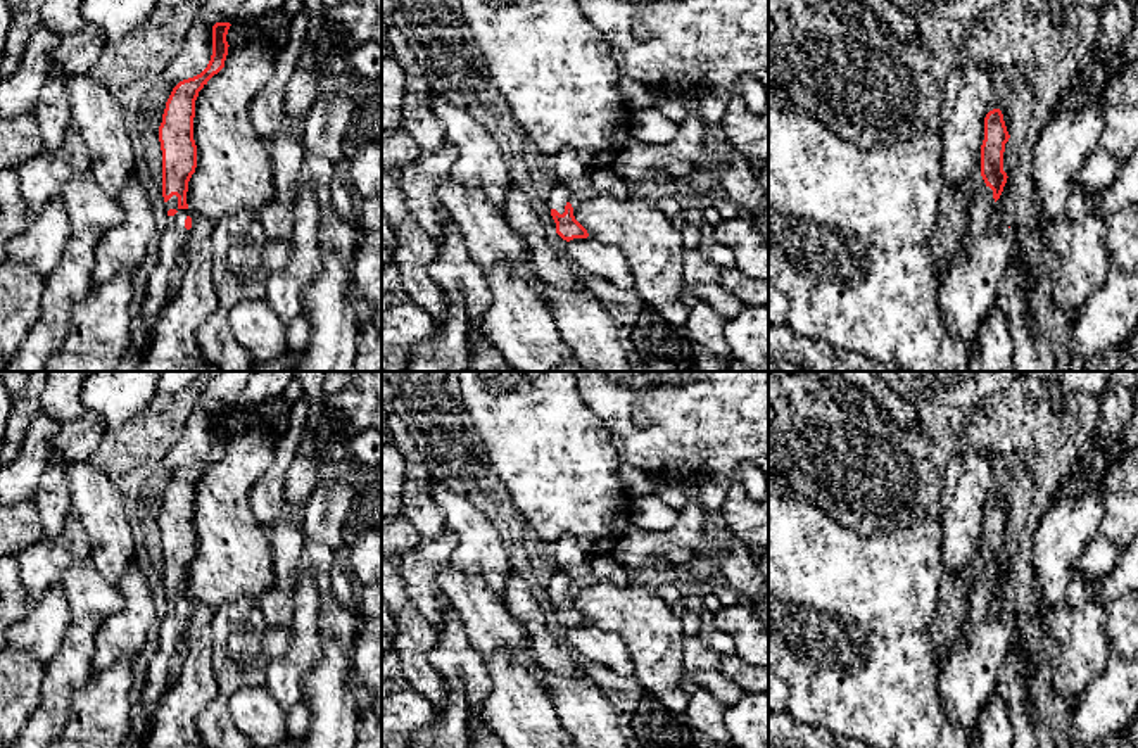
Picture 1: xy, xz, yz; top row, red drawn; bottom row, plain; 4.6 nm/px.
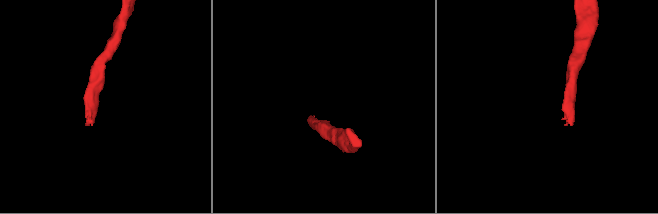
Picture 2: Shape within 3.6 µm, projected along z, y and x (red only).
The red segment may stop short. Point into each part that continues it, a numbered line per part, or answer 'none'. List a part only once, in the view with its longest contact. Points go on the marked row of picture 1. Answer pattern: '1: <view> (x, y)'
1: xy (175, 239)

